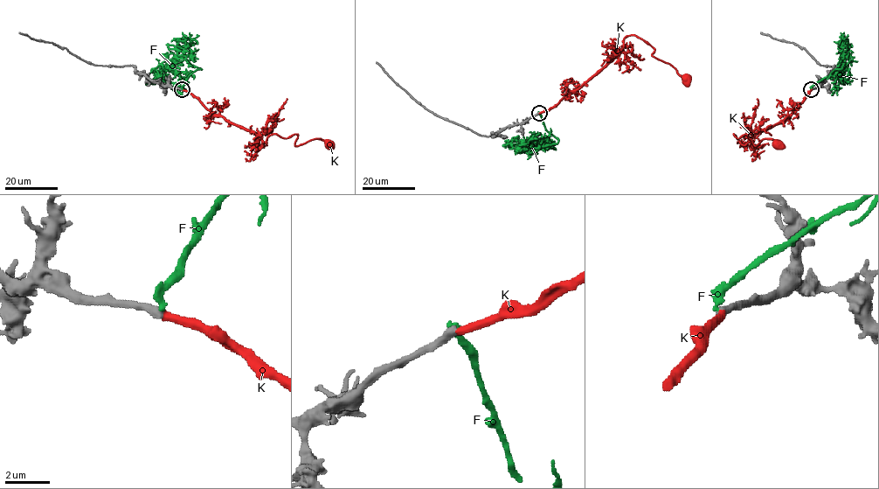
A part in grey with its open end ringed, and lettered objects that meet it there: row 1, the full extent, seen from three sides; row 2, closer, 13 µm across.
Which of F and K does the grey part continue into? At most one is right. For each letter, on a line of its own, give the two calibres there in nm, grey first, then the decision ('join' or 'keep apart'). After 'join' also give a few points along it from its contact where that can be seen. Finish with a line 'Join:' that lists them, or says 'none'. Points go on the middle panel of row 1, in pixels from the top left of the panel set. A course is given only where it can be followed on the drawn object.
F: 400/320 nm | keep apart
K: 400/340 nm | join | via (539, 113), (581, 88), (623, 47), (627, 36), (647, 42), (654, 50), (653, 56), (686, 80)
Join: K

